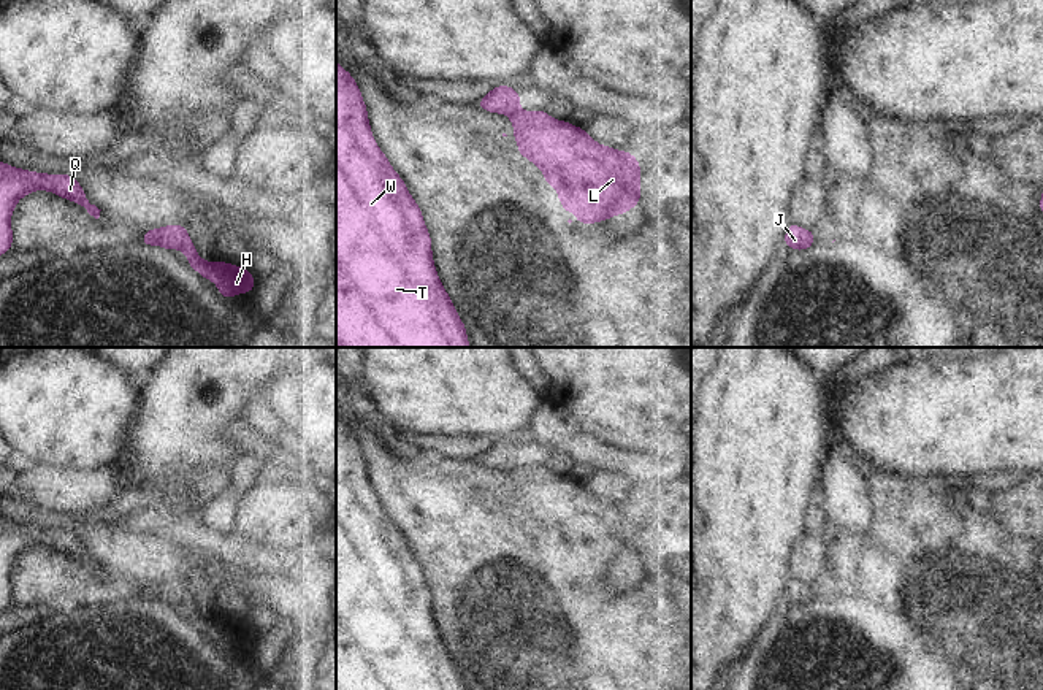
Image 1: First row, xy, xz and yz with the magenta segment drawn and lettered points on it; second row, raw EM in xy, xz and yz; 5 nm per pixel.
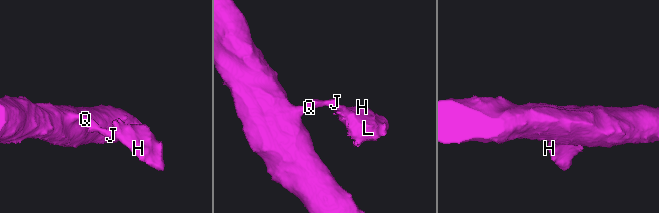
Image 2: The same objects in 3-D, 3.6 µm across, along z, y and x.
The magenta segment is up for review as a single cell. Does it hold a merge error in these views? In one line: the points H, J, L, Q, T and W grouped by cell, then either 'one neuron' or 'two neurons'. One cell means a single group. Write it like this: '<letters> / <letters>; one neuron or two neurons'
H L / J Q T W; two neurons

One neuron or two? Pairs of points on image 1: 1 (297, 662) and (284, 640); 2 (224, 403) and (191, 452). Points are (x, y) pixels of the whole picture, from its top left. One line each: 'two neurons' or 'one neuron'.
1: two neurons
2: one neuron

